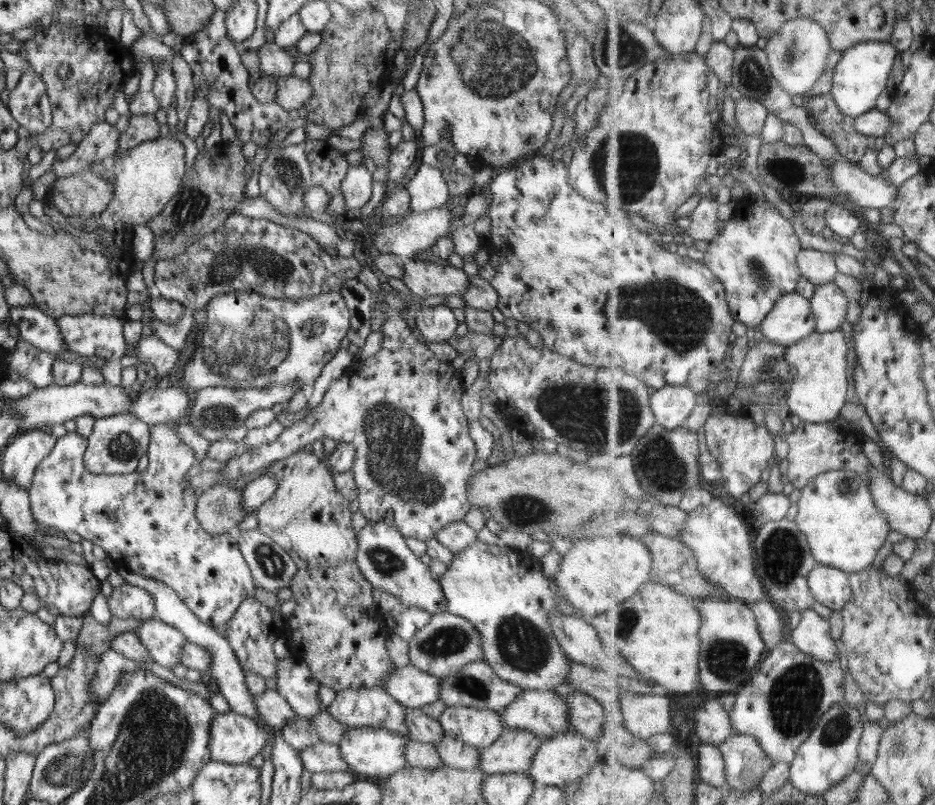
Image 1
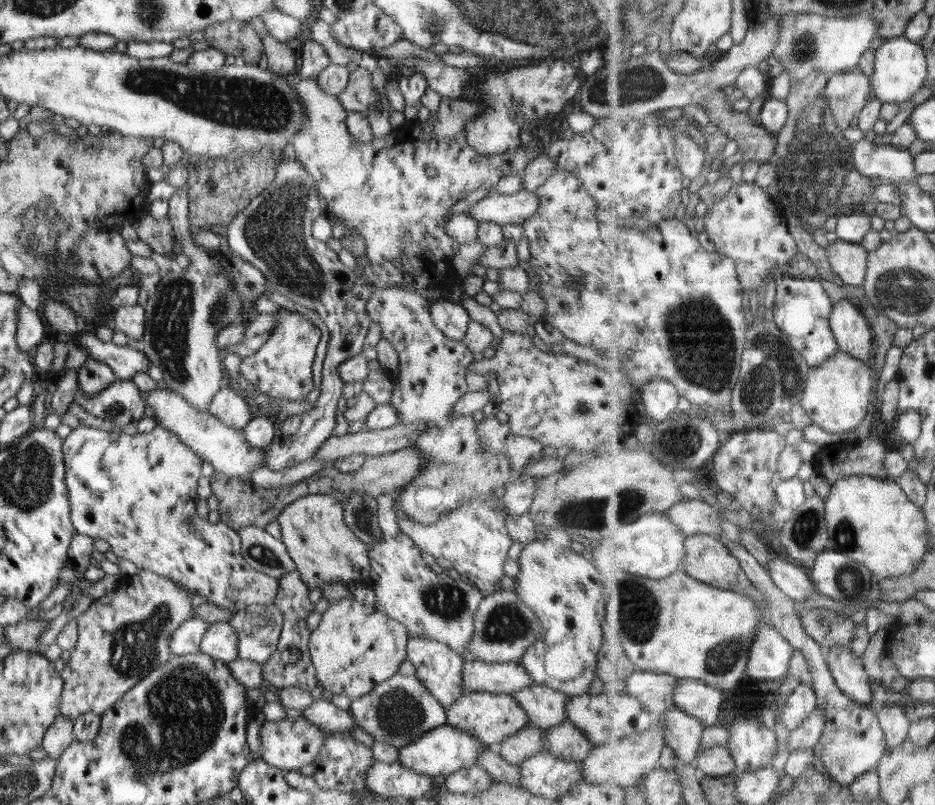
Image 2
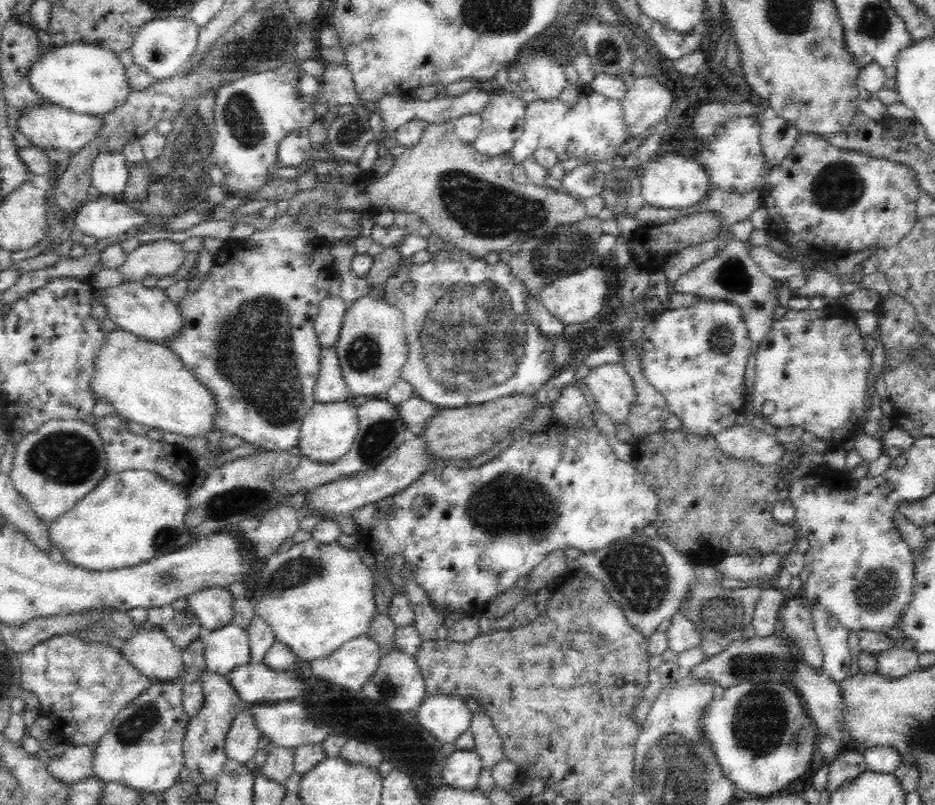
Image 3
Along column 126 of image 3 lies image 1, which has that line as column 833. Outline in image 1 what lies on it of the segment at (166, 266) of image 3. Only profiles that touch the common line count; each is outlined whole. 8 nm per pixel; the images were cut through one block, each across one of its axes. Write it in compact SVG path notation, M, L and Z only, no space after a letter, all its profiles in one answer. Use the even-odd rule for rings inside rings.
M806 248L799 255L799 261L804 277L819 285L834 283L841 272L836 255L832 252Z

